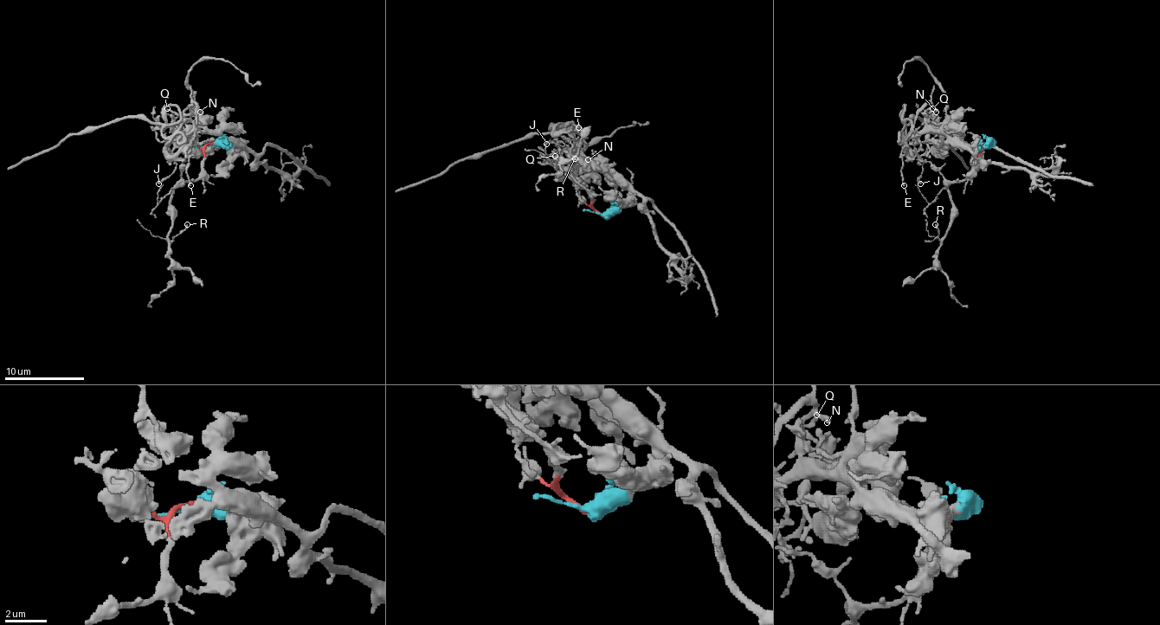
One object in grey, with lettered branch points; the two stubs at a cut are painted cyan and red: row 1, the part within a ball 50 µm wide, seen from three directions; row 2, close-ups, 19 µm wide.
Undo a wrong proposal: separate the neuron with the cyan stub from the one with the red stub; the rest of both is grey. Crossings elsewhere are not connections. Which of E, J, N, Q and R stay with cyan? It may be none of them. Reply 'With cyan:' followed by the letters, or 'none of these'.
With cyan: E, J, N, Q

